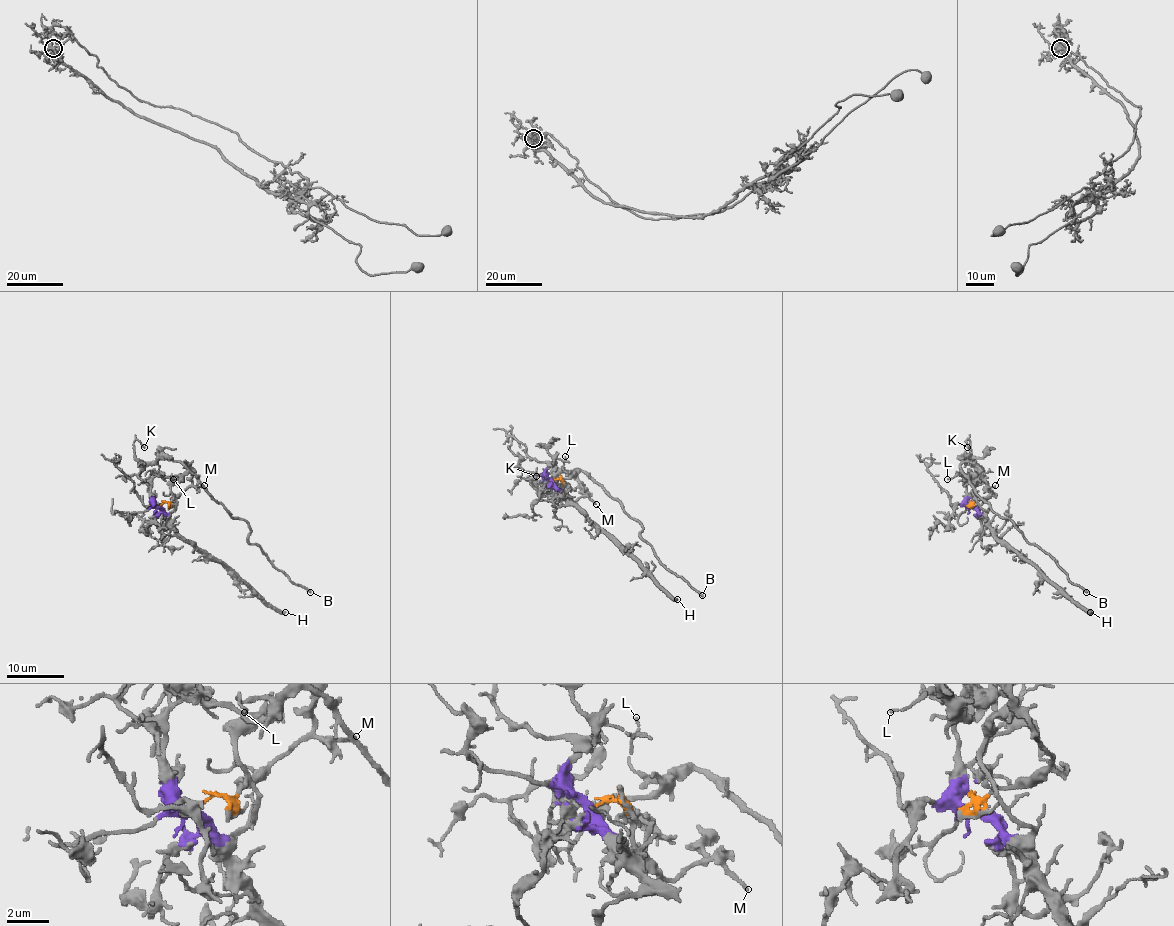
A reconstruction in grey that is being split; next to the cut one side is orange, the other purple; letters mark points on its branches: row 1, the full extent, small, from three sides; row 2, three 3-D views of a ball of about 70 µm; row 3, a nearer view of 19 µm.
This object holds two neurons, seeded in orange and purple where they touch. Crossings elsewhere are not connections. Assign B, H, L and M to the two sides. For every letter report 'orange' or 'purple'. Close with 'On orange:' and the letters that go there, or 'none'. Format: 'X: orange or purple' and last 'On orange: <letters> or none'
B: orange
H: purple
L: orange
M: orange
On orange: B, L, M

